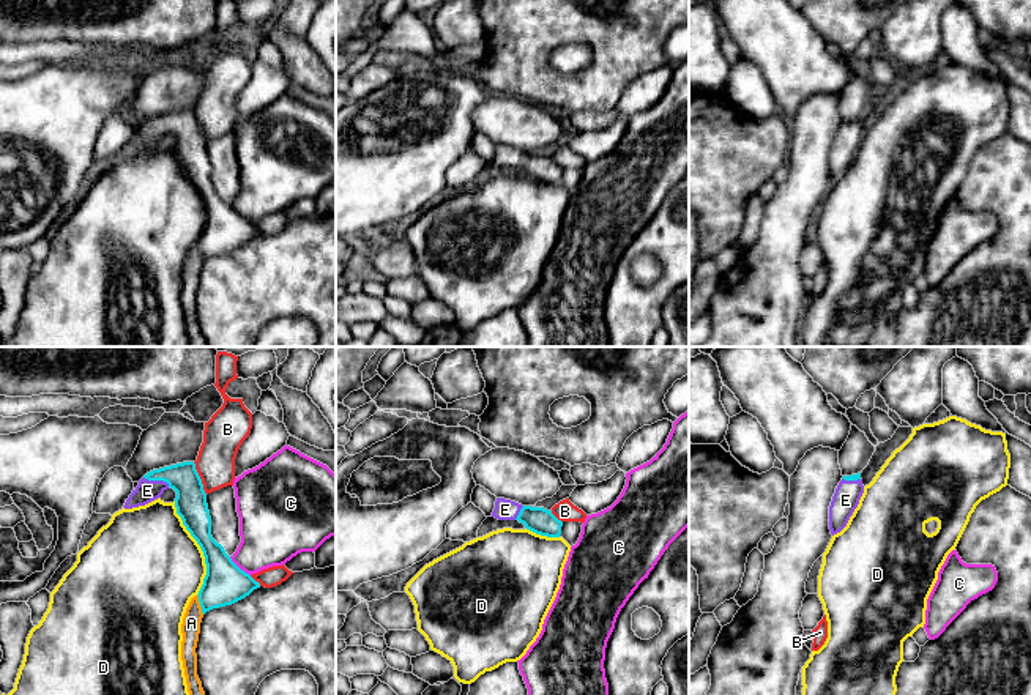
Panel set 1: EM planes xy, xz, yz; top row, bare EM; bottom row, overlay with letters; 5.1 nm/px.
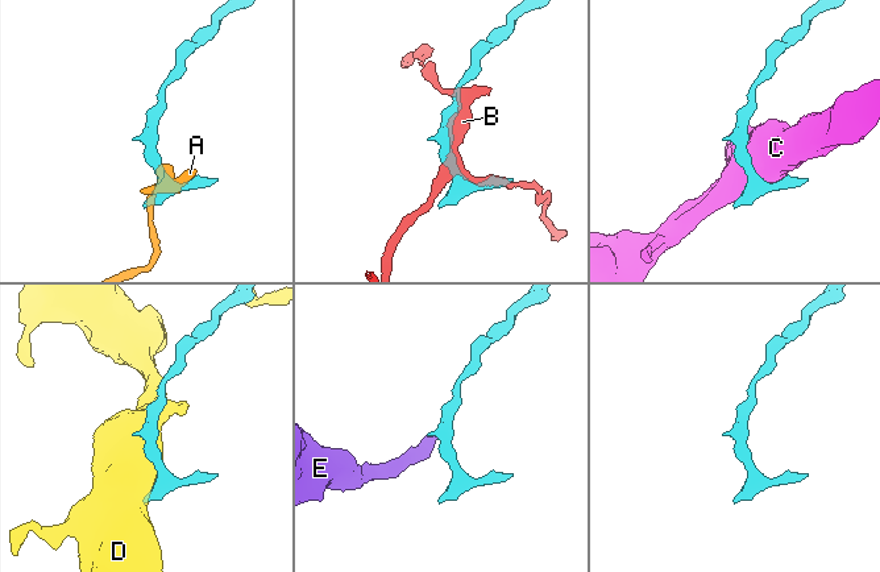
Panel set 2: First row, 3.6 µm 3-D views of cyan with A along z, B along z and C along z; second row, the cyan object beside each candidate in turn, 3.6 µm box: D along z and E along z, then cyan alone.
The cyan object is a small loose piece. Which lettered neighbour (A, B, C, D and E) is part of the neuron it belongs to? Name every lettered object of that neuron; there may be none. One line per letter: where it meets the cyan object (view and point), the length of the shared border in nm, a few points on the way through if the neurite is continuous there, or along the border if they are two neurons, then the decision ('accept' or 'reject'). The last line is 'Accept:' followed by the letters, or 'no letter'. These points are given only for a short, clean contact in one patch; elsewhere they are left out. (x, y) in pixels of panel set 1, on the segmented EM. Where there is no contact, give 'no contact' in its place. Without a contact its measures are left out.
A: meets cyan in xy at (200, 604); contact 110 nm long; border along xy (197, 594), (204, 613); reject
B: meets cyan in xy at (199, 478); contact 180 nm long; reject
C: meets cyan in xy at (238, 568); contact 150 nm long; reject
D: meets cyan in xy at (200, 547); contact 500 nm long; reject
E: meets cyan in xy at (156, 479); contact 140 nm long; runs through xy (191, 505), (172, 479), (156, 479), (147, 490); accept
Accept: E

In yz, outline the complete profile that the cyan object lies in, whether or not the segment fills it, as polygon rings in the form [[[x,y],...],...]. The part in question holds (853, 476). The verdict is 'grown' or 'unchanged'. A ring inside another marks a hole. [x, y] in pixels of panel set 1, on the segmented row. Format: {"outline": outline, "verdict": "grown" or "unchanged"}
{"outline": [[[861,473],[842,478],[829,506],[829,530],[832,536],[847,526],[862,493]]], "verdict": "grown"}

